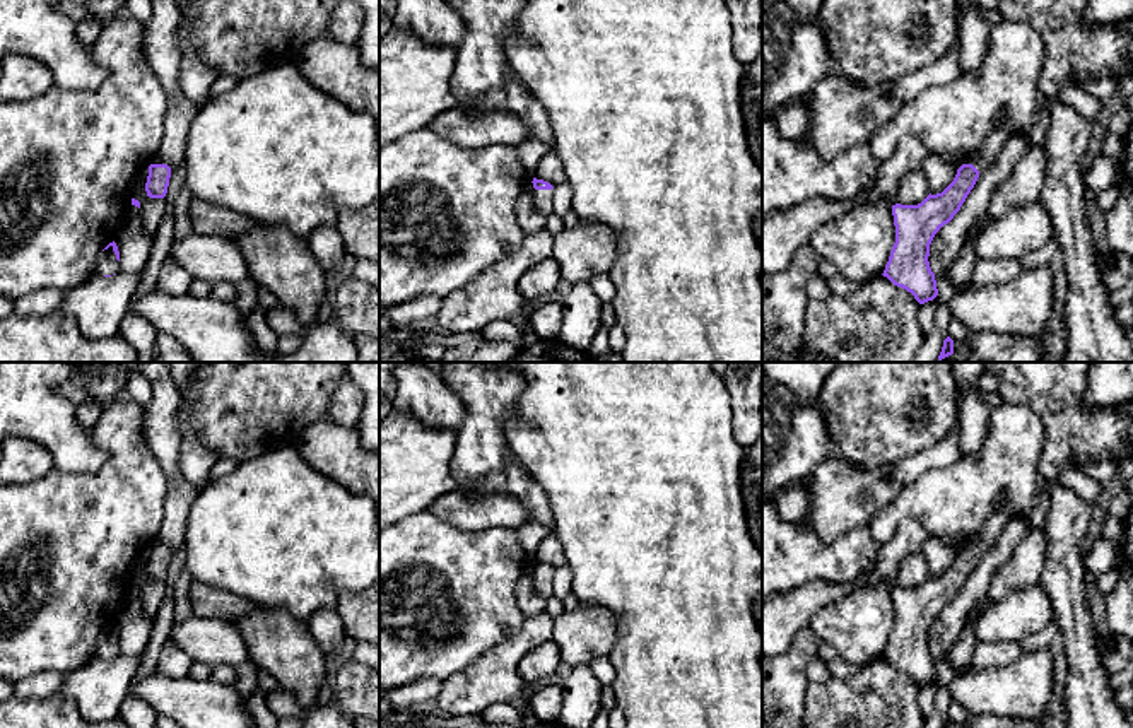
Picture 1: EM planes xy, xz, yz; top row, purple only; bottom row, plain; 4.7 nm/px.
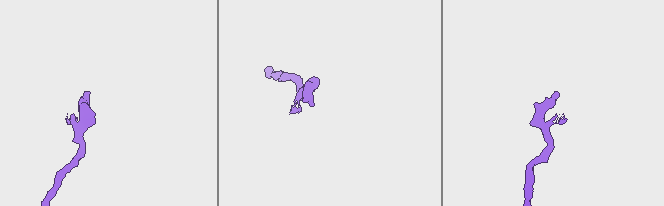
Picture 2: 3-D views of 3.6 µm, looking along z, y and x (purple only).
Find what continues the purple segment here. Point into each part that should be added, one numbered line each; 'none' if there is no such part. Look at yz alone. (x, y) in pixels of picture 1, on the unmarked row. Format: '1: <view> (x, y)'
1: yz (985, 539)

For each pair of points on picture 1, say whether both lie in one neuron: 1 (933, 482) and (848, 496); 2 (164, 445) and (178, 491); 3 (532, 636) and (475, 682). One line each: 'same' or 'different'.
1: different
2: same
3: same

